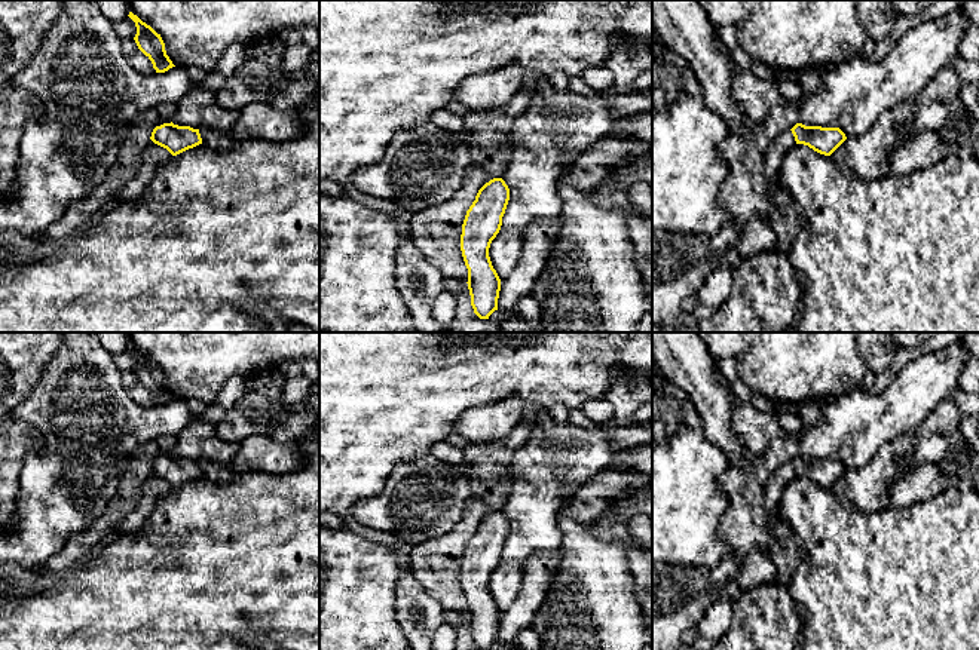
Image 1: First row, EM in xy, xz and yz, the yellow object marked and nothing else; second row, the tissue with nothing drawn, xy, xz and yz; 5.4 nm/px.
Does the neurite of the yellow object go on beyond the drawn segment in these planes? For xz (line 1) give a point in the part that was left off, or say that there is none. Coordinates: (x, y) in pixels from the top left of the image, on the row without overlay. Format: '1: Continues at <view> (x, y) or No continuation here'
1: No continuation here

